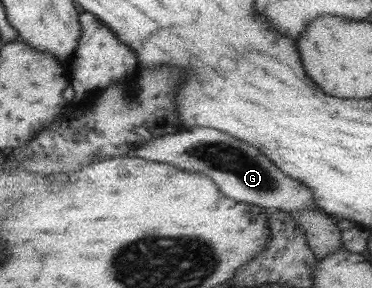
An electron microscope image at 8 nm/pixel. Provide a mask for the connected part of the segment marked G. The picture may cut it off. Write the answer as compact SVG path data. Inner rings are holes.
M194 126L180 134L165 134L142 146L136 146L136 150L132 152L144 160L171 164L183 171L198 172L208 176L210 180L214 180L214 184L224 196L236 202L291 214L305 208L315 208L313 190L286 176L267 156L260 154L260 150L252 148L249 144L242 144L228 134L220 134L212 128Z

